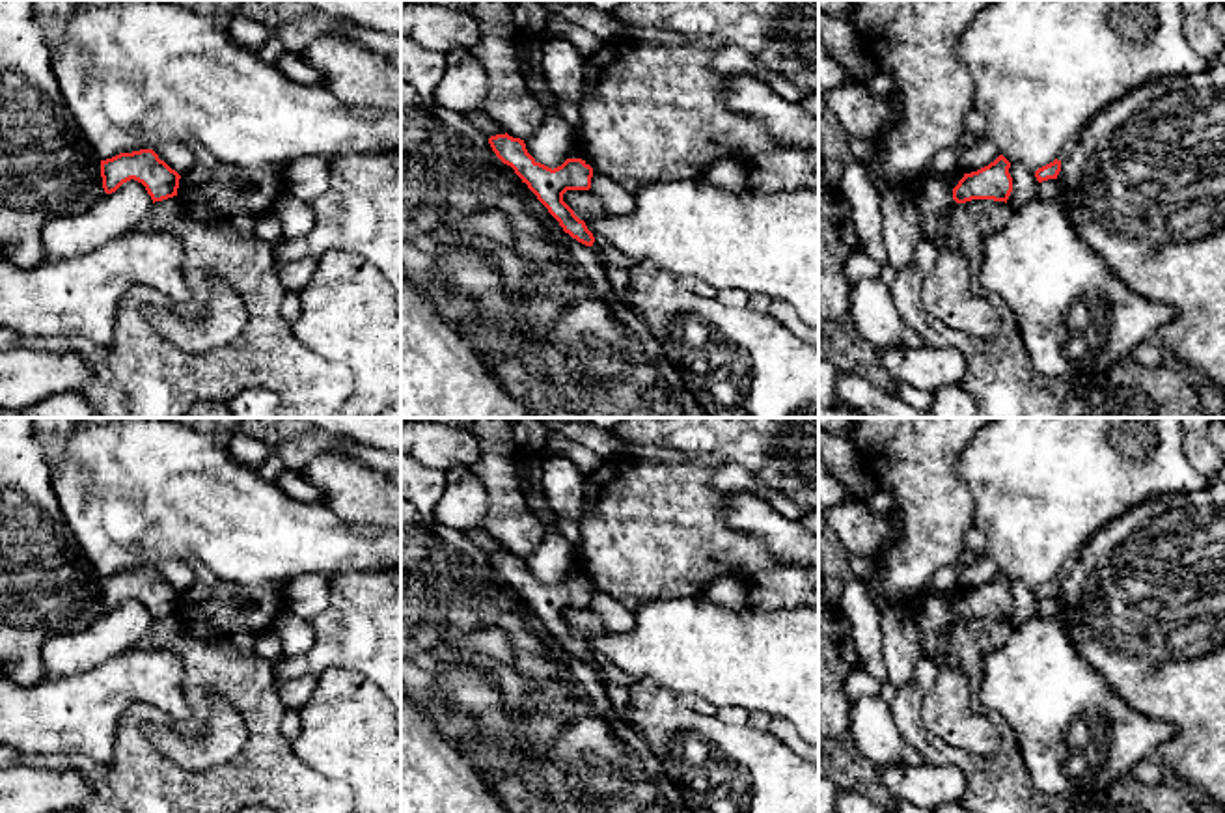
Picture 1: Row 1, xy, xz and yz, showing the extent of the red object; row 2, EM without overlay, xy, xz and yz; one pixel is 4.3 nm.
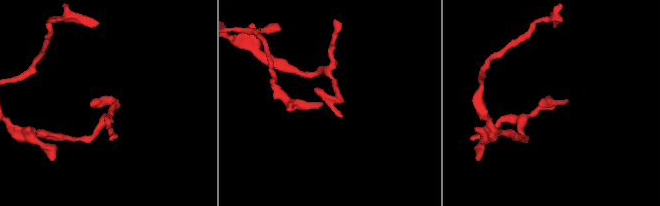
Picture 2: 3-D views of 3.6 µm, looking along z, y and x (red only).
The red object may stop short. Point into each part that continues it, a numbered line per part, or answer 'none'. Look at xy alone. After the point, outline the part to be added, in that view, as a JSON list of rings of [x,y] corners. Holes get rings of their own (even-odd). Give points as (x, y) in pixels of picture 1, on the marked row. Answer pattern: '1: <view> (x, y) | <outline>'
none

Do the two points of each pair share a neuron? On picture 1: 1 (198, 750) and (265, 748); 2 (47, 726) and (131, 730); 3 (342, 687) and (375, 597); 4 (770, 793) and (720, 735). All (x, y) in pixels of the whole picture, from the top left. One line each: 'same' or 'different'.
1: different
2: different
3: different
4: same

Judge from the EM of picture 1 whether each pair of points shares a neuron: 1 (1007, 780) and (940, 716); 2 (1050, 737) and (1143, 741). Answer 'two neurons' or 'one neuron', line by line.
1: two neurons
2: one neuron

